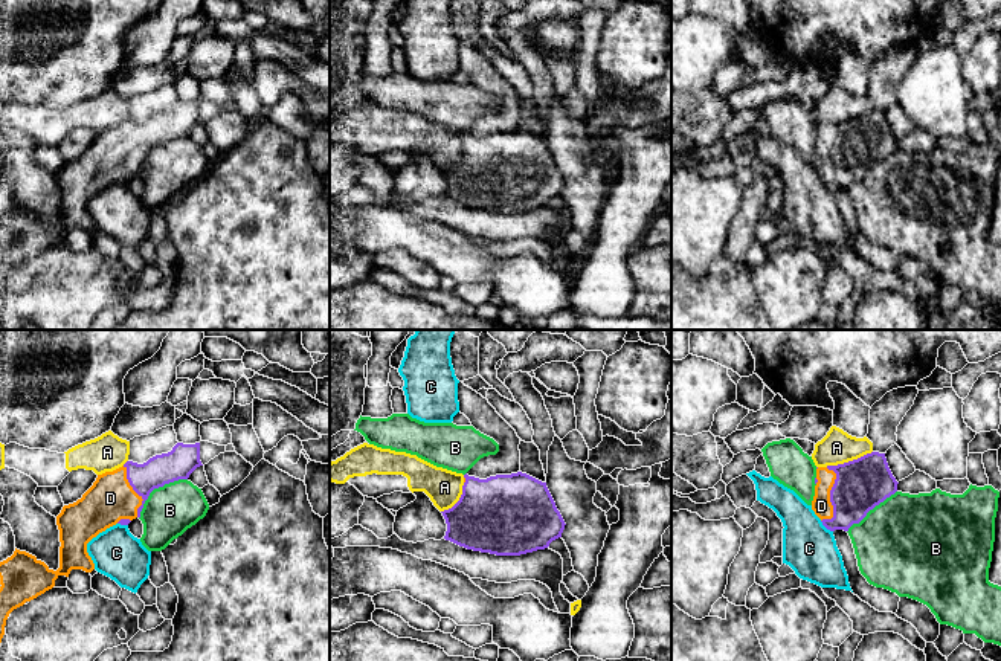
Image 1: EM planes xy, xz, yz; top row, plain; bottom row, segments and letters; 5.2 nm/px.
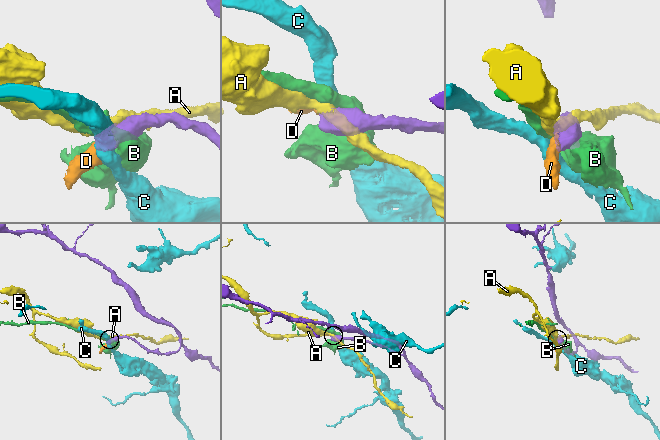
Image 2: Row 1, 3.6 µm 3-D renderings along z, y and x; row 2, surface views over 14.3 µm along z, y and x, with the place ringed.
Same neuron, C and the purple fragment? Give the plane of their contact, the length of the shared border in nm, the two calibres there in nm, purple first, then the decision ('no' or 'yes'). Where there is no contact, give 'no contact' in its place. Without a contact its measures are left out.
meets purple in yz; contact 90 nm long; 260 nm thick on the purple side, 280 nm on the other; no

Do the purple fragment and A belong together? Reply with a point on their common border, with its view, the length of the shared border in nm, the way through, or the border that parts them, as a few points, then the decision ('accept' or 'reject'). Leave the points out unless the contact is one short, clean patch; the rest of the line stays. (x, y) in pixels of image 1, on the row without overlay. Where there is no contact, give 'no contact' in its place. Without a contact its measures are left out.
yz (849, 119) | 260 nm | reject

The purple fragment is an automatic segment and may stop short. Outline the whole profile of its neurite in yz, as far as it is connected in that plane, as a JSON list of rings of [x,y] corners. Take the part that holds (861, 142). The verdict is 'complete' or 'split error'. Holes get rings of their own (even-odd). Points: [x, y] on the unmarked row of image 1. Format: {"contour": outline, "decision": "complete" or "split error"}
{"contour": [[[871,110],[858,118],[816,125],[812,168],[830,188],[859,182],[870,168],[897,150],[885,111]]], "decision": "split error"}

